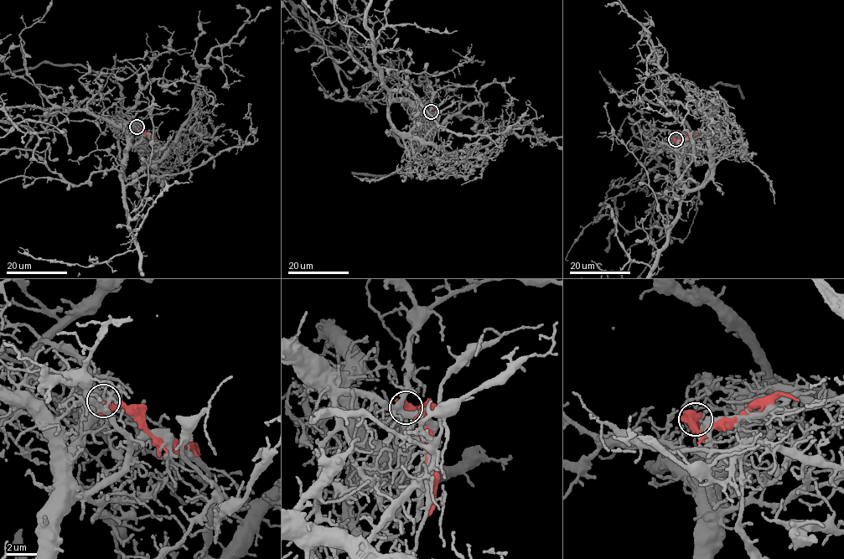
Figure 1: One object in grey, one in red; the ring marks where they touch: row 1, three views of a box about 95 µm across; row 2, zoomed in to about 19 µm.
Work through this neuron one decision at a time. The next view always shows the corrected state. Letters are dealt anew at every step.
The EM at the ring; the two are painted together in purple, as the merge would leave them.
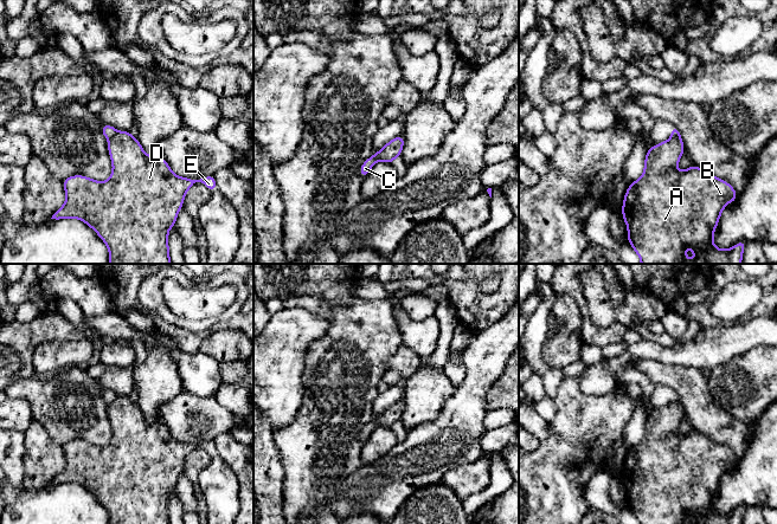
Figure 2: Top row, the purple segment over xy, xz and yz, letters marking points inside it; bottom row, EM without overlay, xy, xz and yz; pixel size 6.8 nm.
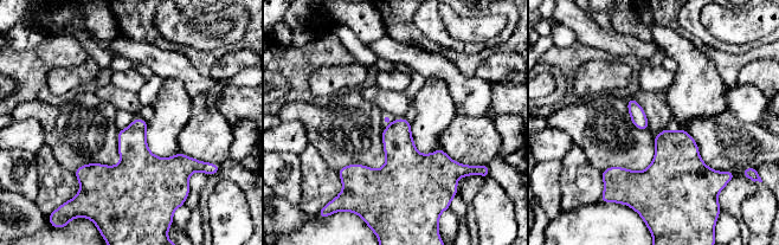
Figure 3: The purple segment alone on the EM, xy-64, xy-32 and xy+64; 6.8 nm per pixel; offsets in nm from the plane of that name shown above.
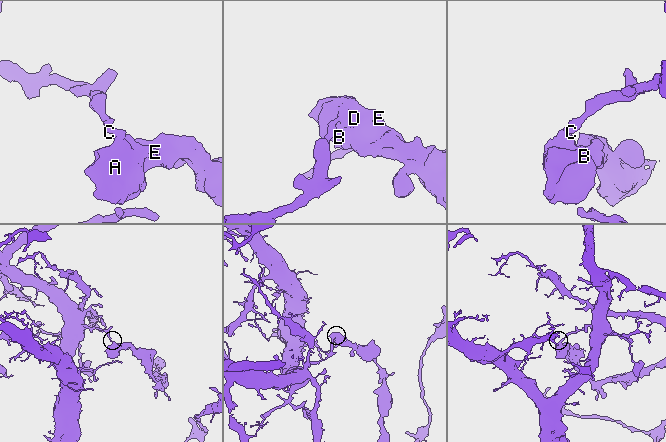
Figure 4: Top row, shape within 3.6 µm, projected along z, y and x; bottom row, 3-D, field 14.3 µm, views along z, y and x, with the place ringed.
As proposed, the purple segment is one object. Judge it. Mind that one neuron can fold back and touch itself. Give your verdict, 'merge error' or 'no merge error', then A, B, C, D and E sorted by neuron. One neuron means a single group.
merge error; groups A B D E / C

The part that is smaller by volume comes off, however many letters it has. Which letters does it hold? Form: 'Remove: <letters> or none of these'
Remove: A, B, D, E

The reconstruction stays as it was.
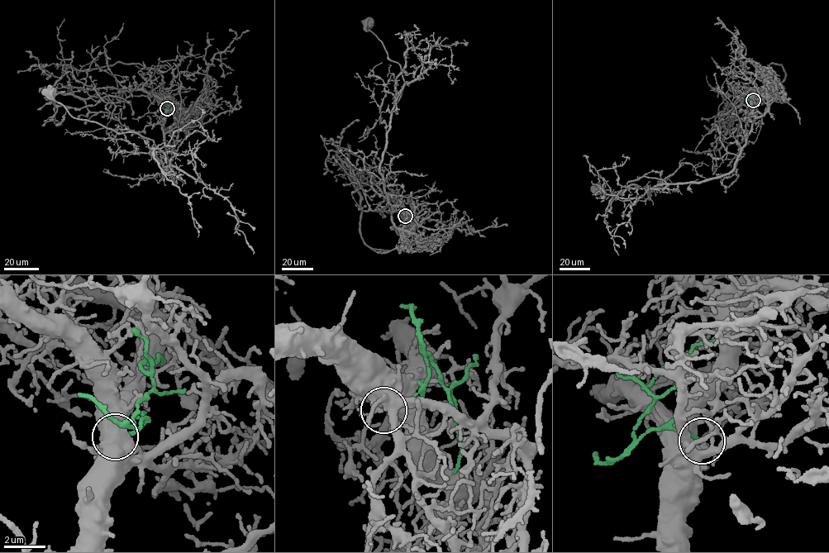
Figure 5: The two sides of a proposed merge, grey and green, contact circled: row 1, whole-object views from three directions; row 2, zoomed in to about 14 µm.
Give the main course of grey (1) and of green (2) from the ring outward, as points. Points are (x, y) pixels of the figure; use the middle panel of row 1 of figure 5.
1: (405, 216), (388, 202), (379, 173), (391, 111), (404, 81), (401, 65), (388, 58), (366, 23)
2: (406, 216), (409, 211), (411, 221)

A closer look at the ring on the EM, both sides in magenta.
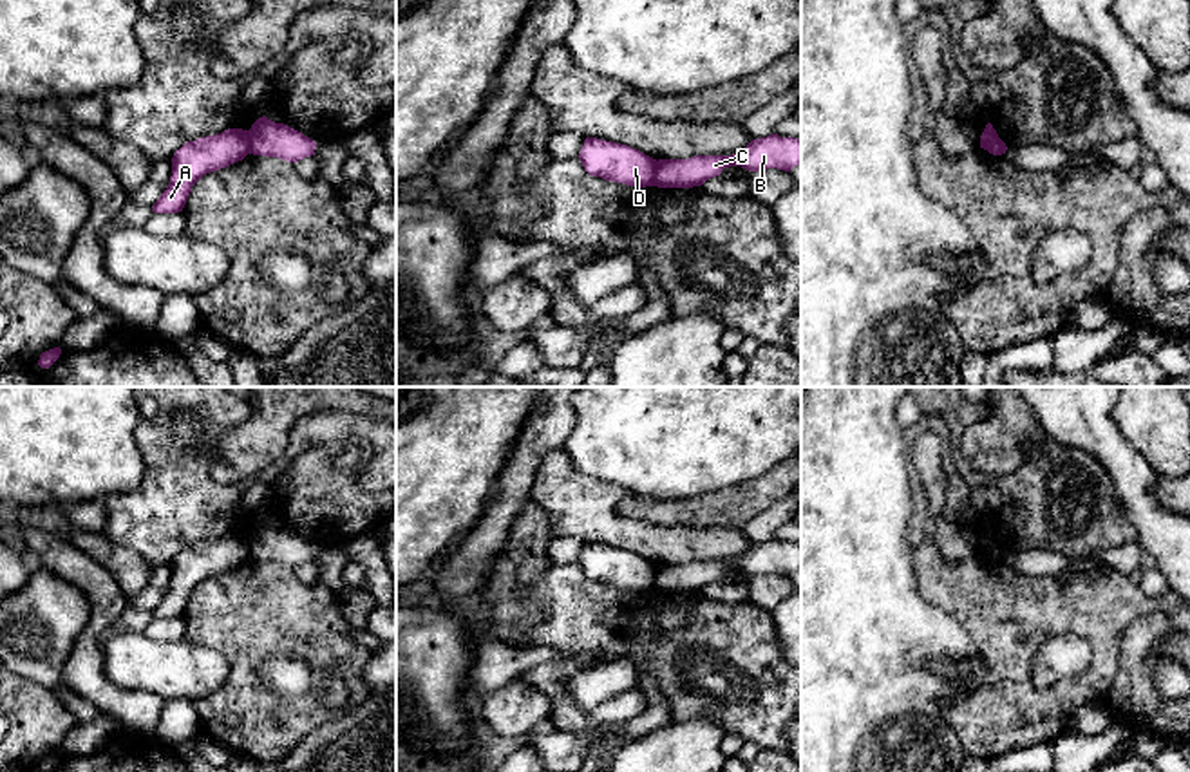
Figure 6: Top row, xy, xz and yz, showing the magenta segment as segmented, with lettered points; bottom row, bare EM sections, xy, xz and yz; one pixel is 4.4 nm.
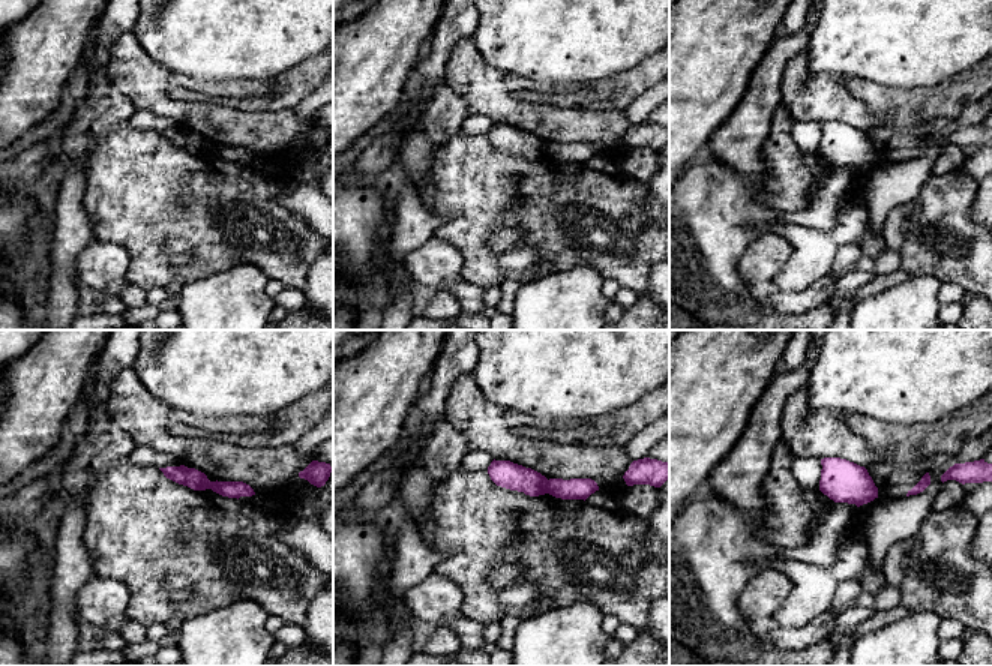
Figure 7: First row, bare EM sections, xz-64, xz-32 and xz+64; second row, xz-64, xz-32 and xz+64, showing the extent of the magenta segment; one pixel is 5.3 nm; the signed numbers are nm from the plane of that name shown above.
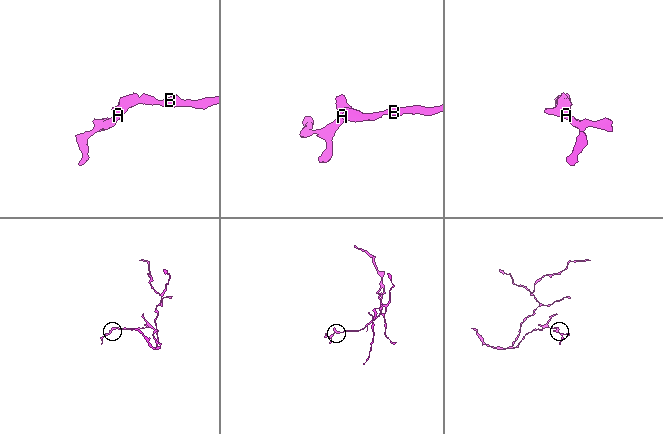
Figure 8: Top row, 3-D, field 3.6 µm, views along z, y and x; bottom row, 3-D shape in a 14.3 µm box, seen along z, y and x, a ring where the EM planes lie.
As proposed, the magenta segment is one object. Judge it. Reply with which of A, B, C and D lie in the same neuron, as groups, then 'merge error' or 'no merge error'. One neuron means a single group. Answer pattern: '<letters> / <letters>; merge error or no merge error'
A D / B C; merge error

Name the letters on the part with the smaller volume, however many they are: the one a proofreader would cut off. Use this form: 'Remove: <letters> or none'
Remove: A, D

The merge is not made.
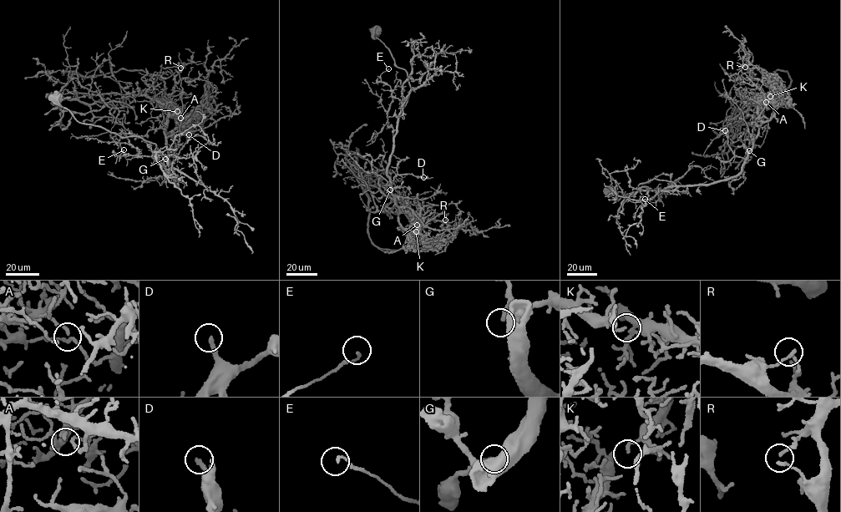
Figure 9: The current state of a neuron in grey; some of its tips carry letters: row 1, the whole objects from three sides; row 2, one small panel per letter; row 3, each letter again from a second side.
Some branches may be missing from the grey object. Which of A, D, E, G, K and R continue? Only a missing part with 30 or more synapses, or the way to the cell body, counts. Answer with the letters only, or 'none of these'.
D

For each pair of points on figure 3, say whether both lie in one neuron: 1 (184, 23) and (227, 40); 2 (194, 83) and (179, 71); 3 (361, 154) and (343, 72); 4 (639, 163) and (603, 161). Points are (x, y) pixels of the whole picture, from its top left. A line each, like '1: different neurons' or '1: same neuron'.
1: same neuron
2: same neuron
3: different neurons
4: same neuron

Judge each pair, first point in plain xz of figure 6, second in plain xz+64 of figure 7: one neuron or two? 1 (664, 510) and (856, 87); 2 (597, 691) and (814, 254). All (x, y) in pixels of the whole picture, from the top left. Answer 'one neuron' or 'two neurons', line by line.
1: one neuron
2: one neuron

